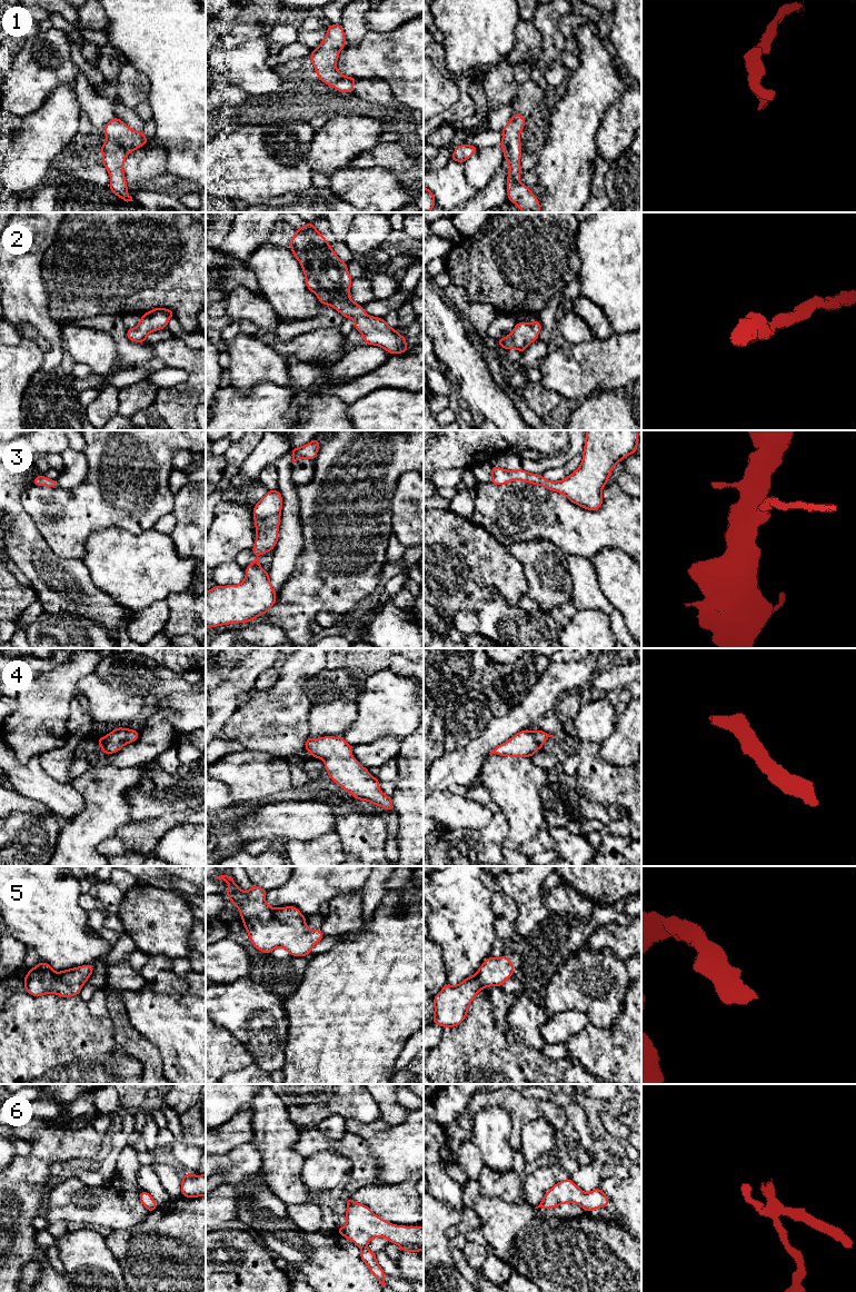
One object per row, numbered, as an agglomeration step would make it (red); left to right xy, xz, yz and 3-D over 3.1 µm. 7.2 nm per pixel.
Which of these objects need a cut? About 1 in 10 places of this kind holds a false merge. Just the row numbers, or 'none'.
none

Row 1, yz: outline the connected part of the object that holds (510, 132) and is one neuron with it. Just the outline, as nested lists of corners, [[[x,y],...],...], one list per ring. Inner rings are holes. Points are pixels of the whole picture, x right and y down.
[[[514,113],[510,121],[501,130],[502,141],[500,147],[504,150],[504,158],[509,163],[507,177],[508,200],[514,202],[522,212],[540,212],[538,198],[531,192],[530,188],[519,181],[521,173],[520,157],[521,143],[519,135],[524,129],[526,119]]]

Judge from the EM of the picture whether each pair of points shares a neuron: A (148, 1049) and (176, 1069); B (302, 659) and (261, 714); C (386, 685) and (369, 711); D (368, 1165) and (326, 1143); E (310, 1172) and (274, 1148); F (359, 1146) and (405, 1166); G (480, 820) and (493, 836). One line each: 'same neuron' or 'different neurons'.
A: different neurons
B: same neuron
C: same neuron
D: same neuron
E: different neurons
F: different neurons
G: different neurons

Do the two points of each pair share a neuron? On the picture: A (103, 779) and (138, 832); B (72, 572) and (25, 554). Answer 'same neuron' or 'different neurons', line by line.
A: different neurons
B: same neuron

